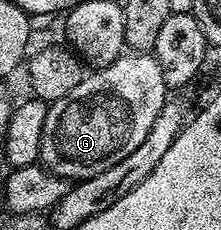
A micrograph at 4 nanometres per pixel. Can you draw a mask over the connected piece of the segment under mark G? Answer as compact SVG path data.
M144 51L125 52L106 68L89 72L84 80L78 83L78 87L70 91L70 95L62 95L62 99L49 104L46 123L40 136L39 164L49 173L56 173L72 183L102 175L102 171L122 163L122 159L126 159L130 151L138 151L138 147L142 147L146 135L150 135L154 127L154 119L158 119L162 111L165 100L166 86L155 56Z

